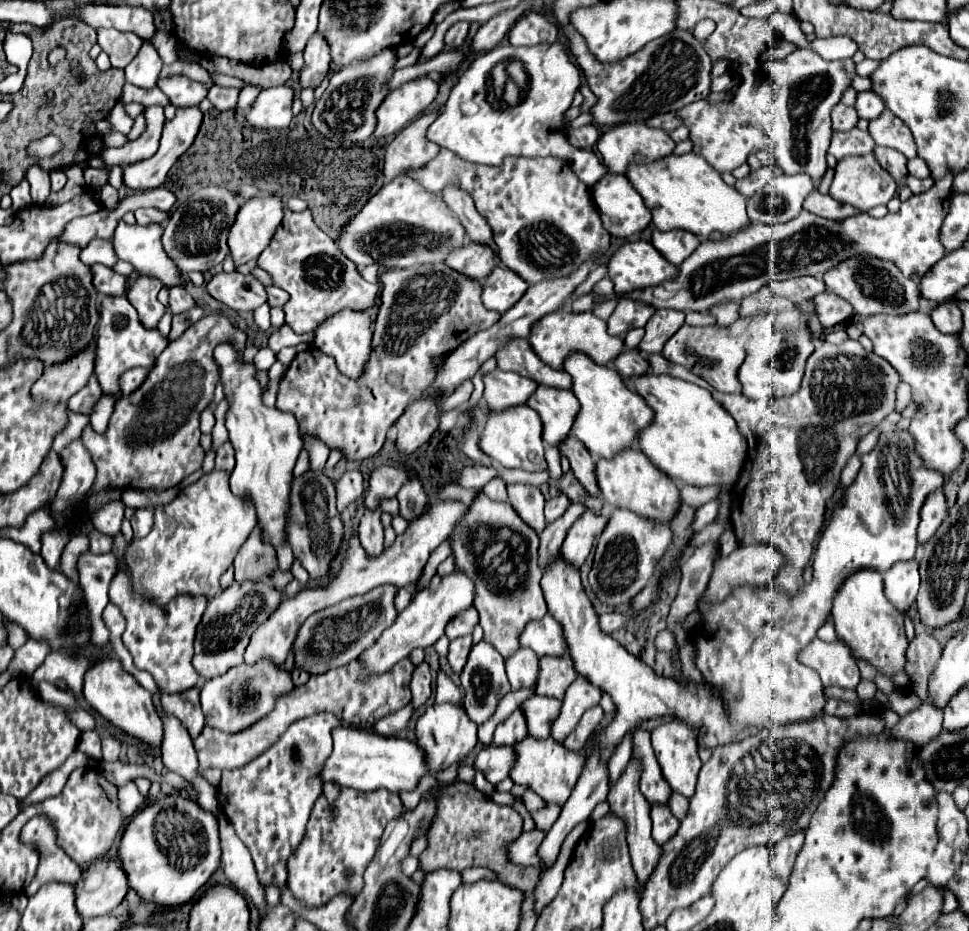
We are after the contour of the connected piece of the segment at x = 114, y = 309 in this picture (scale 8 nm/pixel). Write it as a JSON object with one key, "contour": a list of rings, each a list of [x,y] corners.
{"contour":[[[114,296],[104,298],[100,302],[100,324],[98,324],[98,336],[96,336],[96,376],[104,392],[114,392],[120,396],[118,390],[118,376],[134,366],[150,368],[156,360],[156,356],[166,348],[168,340],[156,338],[156,330],[146,330],[134,306],[128,302],[126,296]]]}

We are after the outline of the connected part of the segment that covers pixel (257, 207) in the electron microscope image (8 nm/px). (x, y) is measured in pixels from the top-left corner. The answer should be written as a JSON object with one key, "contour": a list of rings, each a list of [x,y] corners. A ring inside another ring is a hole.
{"contour":[[[256,196],[242,206],[228,234],[230,256],[236,268],[262,254],[274,238],[282,216],[282,202],[278,196]]]}

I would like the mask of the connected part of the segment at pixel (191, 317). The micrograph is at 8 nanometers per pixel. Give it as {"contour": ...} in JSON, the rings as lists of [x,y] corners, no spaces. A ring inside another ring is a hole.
{"contour":[[[192,308],[192,310],[188,310],[188,312],[184,312],[184,314],[178,314],[178,316],[174,316],[172,318],[172,332],[170,332],[170,340],[176,340],[176,338],[180,338],[196,320],[200,320],[204,316],[204,310],[202,308]]]}

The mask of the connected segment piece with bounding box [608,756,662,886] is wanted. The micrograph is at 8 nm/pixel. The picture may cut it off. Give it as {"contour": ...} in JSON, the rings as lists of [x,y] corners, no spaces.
{"contour":[[[630,758],[628,766],[624,768],[622,776],[612,784],[610,794],[608,794],[608,802],[610,802],[610,810],[626,820],[628,826],[628,846],[630,846],[630,856],[632,856],[632,866],[634,872],[638,876],[638,882],[642,882],[646,886],[646,882],[650,882],[650,874],[654,872],[654,866],[658,866],[658,858],[662,858],[662,850],[660,846],[652,840],[650,836],[650,806],[646,802],[646,798],[642,796],[642,792],[638,790],[638,778],[642,776],[642,764],[638,762],[638,758]]]}

